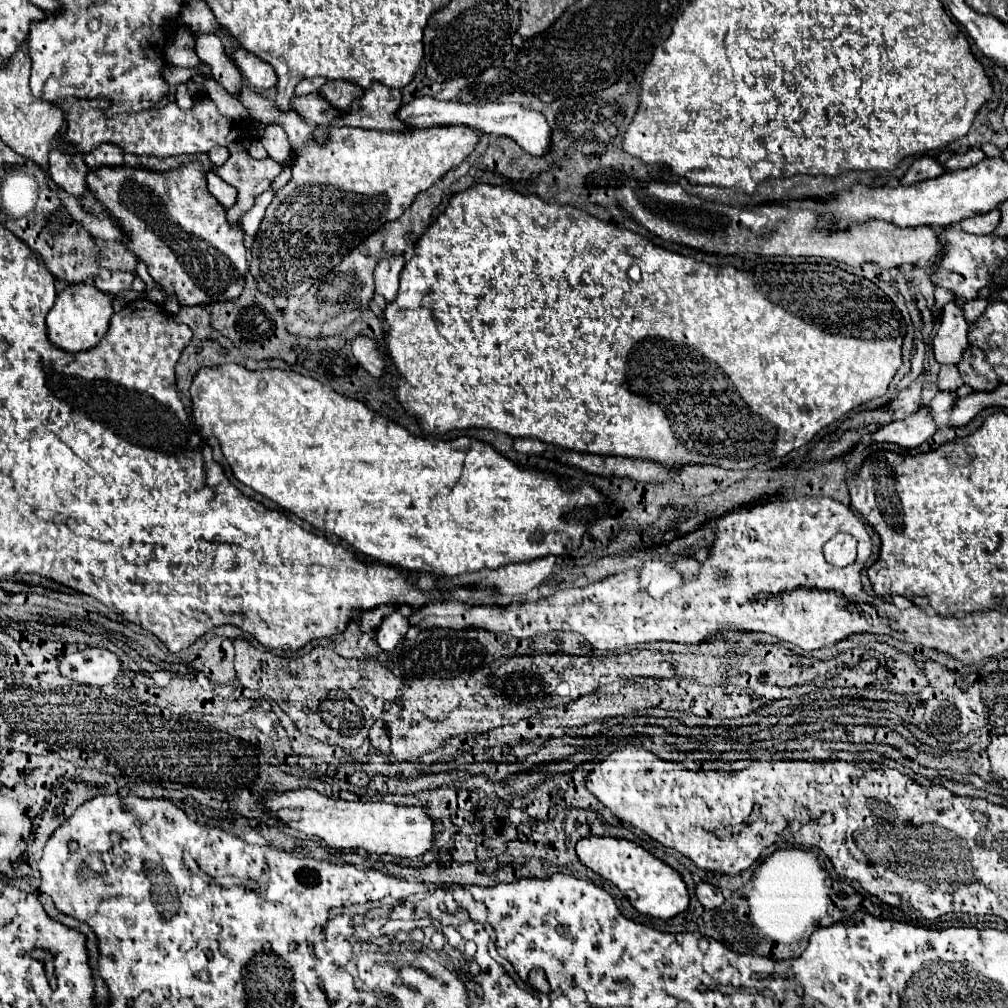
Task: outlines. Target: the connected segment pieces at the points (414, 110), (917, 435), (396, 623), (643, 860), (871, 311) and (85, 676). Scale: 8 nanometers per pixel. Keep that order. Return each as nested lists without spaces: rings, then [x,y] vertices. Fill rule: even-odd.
[[[422,96],[422,98],[416,98],[410,104],[402,106],[396,112],[396,118],[412,128],[466,124],[466,126],[478,128],[480,132],[486,132],[486,134],[504,134],[504,136],[514,138],[528,154],[534,154],[534,156],[542,156],[550,148],[550,128],[548,128],[546,118],[540,112],[522,108],[520,104],[514,104],[514,102],[494,102],[494,104],[474,106],[474,104],[442,102],[432,96]]]
[[[920,408],[900,420],[882,426],[872,438],[874,442],[894,442],[904,448],[916,448],[922,442],[926,442],[934,432],[936,432],[934,416],[926,408]]]
[[[394,610],[392,614],[384,616],[378,632],[376,632],[376,642],[378,646],[384,650],[384,652],[390,652],[396,648],[396,644],[406,636],[410,628],[410,622],[408,618],[400,612],[400,610]]]
[[[590,836],[582,838],[576,844],[576,854],[584,866],[610,880],[614,886],[618,886],[622,894],[628,896],[628,892],[634,890],[636,900],[632,900],[632,906],[646,916],[668,920],[688,908],[688,890],[680,874],[632,840],[612,836]]]
[[[480,184],[480,186],[470,186],[468,190],[456,192],[450,196],[446,210],[434,220],[434,224],[422,234],[422,238],[418,240],[416,252],[414,256],[406,262],[406,266],[400,272],[400,290],[396,300],[386,304],[384,310],[384,320],[388,324],[388,332],[384,332],[384,340],[382,344],[378,344],[374,338],[370,336],[362,336],[358,334],[352,342],[352,354],[356,356],[356,360],[366,366],[366,370],[370,372],[372,378],[382,380],[390,374],[388,364],[394,364],[396,372],[400,374],[402,382],[398,384],[396,390],[396,398],[402,404],[402,408],[416,418],[418,426],[422,432],[428,434],[444,434],[450,430],[462,430],[462,428],[490,428],[490,430],[498,430],[498,432],[506,432],[510,436],[520,436],[520,438],[536,438],[544,444],[556,444],[556,448],[560,450],[576,450],[576,452],[590,452],[590,454],[602,454],[602,456],[626,456],[626,458],[640,458],[640,460],[652,460],[652,462],[664,462],[664,464],[700,464],[700,466],[720,466],[724,470],[748,470],[754,468],[756,464],[768,462],[772,458],[782,458],[792,450],[798,450],[802,446],[806,446],[820,430],[824,430],[826,426],[830,426],[836,420],[842,420],[850,410],[858,408],[860,404],[870,402],[872,398],[884,396],[888,390],[890,380],[894,378],[894,374],[898,372],[898,368],[902,366],[902,340],[906,334],[906,322],[900,316],[898,308],[894,306],[894,302],[870,280],[854,276],[846,270],[842,270],[840,266],[834,264],[822,264],[822,262],[796,262],[790,256],[768,256],[766,260],[760,260],[760,264],[756,264],[750,270],[738,270],[734,266],[710,266],[706,262],[696,262],[690,256],[678,254],[678,252],[670,252],[666,248],[656,246],[654,242],[650,242],[648,238],[630,232],[630,230],[622,230],[616,228],[612,224],[606,224],[582,210],[570,208],[570,206],[562,206],[562,204],[548,204],[540,198],[526,198],[510,188],[502,188],[502,186],[490,186],[490,184]],[[386,350],[388,356],[392,358],[392,362],[386,362]]]
[[[84,648],[60,662],[60,672],[88,686],[110,686],[122,674],[120,658],[104,648]]]

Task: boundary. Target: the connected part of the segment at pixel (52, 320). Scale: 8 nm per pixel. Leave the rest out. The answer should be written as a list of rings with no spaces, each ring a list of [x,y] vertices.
[[[78,282],[70,284],[64,288],[56,304],[46,316],[46,326],[48,326],[48,338],[62,350],[66,352],[82,352],[92,346],[96,346],[104,334],[108,332],[110,318],[114,316],[112,310],[112,296],[108,292],[102,292],[94,286],[94,282]]]

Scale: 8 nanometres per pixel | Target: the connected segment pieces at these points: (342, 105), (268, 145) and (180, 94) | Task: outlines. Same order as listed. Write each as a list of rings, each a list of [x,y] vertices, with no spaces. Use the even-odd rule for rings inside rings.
[[[330,80],[322,86],[320,94],[338,110],[346,110],[354,98],[360,98],[364,92],[362,86],[348,80]]]
[[[273,123],[266,126],[261,143],[266,148],[268,156],[278,164],[282,164],[282,172],[272,182],[272,188],[280,190],[290,180],[290,170],[292,170],[292,154],[290,154],[288,137],[279,124]]]
[[[184,84],[176,86],[176,102],[178,102],[178,106],[184,108],[184,110],[192,110],[192,106],[194,106],[194,100],[190,98],[190,94],[188,94],[188,90],[186,90]]]

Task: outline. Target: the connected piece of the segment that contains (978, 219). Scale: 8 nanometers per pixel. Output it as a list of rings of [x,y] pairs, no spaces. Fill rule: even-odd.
[[[994,208],[982,216],[974,216],[966,222],[962,222],[960,226],[972,234],[992,234],[998,224],[1000,224],[1000,210]]]

